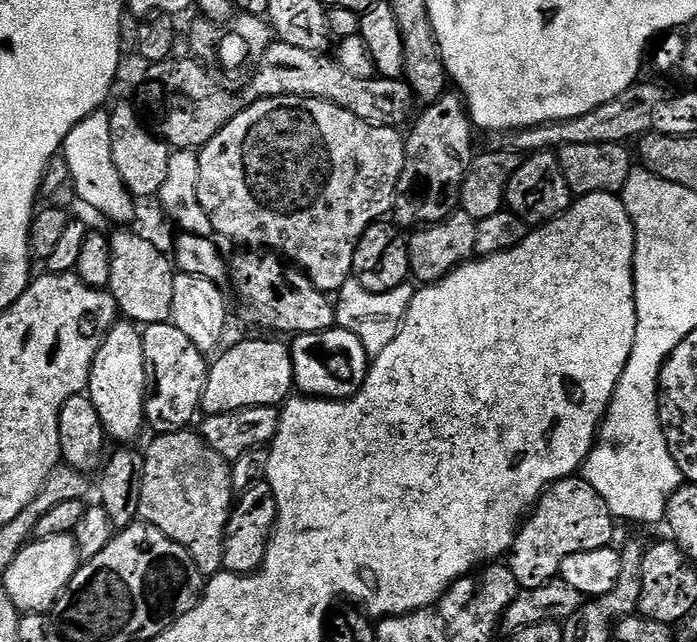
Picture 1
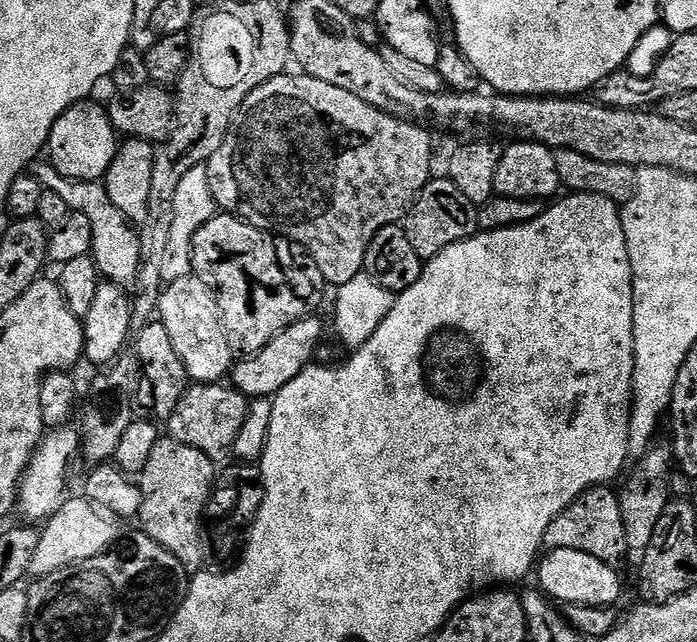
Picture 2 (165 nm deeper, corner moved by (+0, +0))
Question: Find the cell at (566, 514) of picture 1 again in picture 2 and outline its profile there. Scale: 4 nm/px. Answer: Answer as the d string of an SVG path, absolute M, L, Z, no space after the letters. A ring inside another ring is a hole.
M608 486L590 488L583 492L565 512L550 522L544 535L544 548L582 550L586 554L594 554L598 562L606 562L611 568L619 569L620 563L623 565L628 559L626 526L622 526L619 495Z

